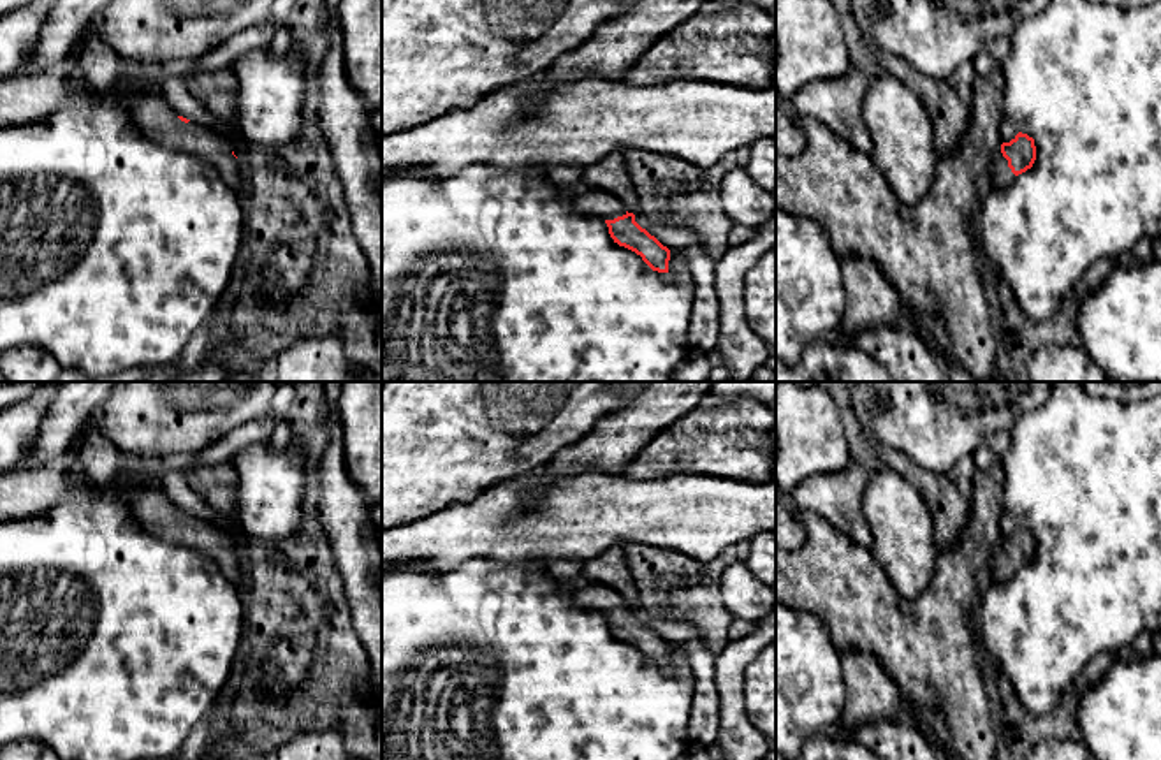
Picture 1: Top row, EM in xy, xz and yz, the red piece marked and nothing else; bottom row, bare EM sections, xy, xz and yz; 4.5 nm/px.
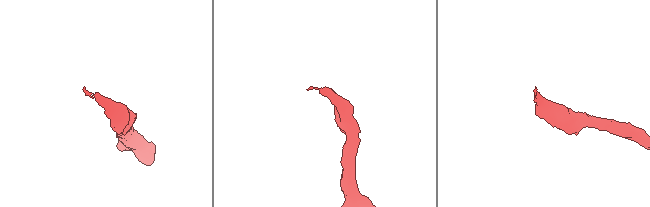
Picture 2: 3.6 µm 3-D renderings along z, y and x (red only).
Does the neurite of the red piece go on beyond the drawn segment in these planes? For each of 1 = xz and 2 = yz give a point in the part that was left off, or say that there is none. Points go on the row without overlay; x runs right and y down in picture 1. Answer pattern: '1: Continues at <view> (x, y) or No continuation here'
1: Continues at xz (598, 597)
2: Continues at yz (1000, 569)

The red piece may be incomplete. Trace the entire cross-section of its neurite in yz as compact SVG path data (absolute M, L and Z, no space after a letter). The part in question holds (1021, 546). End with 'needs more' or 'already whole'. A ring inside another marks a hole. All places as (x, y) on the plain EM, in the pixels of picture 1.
M1019 526L1010 537L1003 537L989 559L987 579L1004 582L1019 568L1033 561L1036 554L1034 533Z; needs more

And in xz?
M580 582L572 591L572 600L602 612L614 637L640 649L653 665L668 667L670 644L642 623L619 593L603 584Z; needs more

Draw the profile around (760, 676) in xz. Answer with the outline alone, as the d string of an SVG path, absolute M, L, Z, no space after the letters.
M776 642L746 669L744 693L748 720L776 742Z

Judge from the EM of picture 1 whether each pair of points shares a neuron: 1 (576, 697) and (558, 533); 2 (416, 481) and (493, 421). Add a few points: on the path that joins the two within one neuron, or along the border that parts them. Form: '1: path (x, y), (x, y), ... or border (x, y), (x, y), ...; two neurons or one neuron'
1: border (544, 562), (503, 565); two neurons
2: path (435, 461), (474, 423); one neuron

